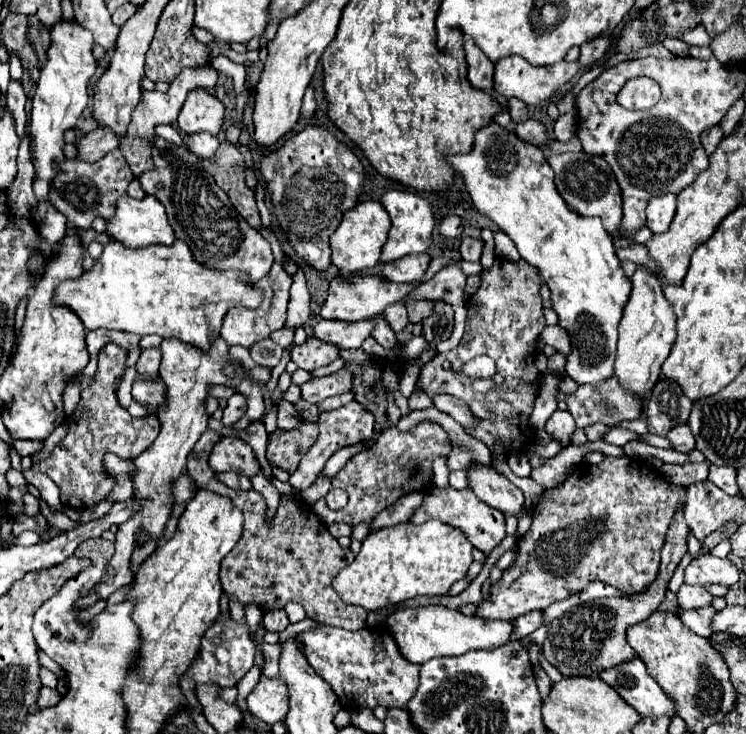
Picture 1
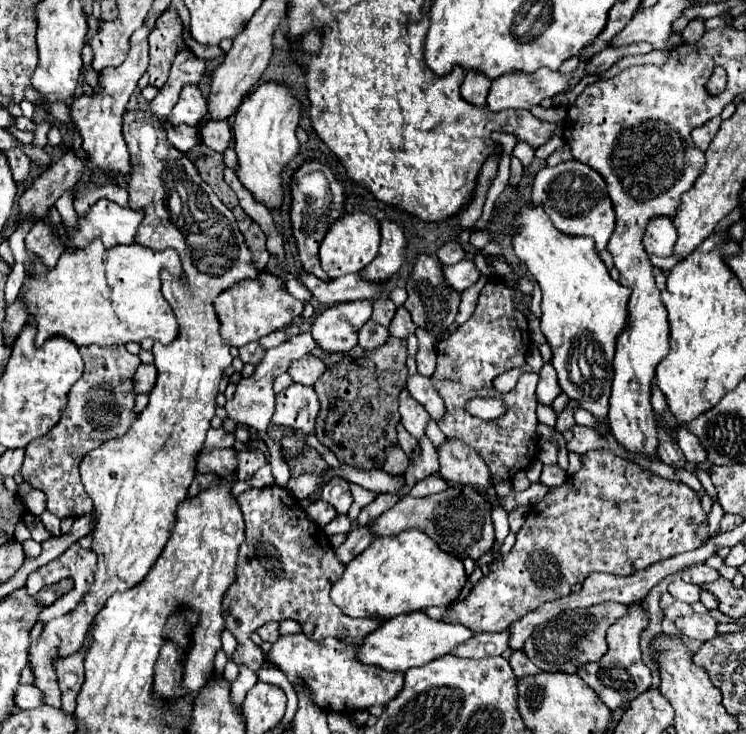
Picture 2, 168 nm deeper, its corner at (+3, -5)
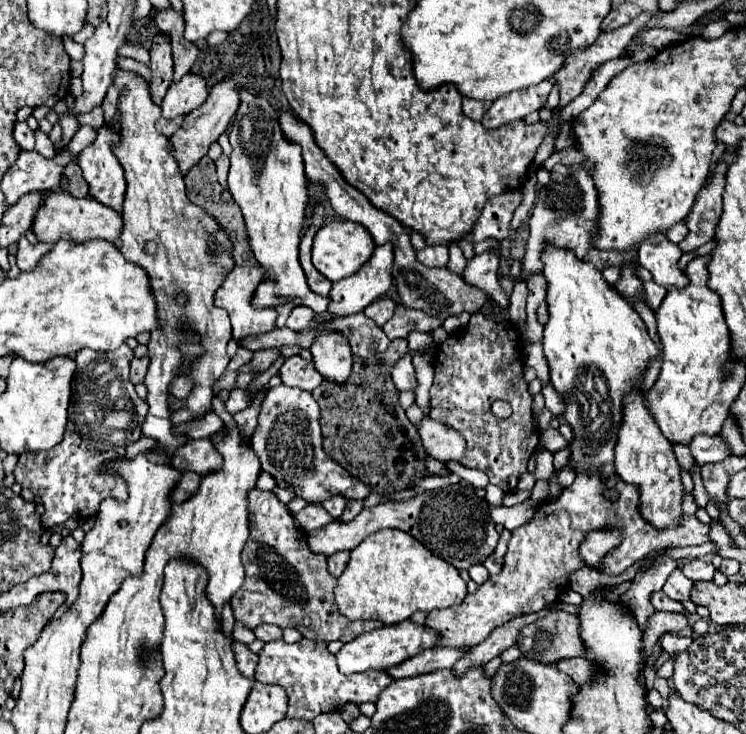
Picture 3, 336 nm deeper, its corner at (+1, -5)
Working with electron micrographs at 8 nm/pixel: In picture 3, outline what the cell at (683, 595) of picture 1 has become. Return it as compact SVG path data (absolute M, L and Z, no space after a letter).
M676 568L676 570L668 576L662 592L664 592L666 596L670 596L672 600L686 602L686 600L690 598L690 588L692 588L692 580L688 580L688 578L682 574L682 570Z

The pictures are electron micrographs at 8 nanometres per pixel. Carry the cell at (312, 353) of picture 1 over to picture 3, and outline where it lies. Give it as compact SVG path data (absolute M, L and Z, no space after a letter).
M300 356L286 358L286 362L280 368L280 378L282 378L282 384L292 386L292 388L302 388L306 392L312 392L322 382L314 366Z

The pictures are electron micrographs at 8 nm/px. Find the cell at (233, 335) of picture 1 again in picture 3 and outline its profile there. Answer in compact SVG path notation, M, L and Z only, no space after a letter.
M234 266L234 270L226 276L222 286L214 294L214 304L224 308L230 316L232 332L234 332L236 340L240 340L244 336L250 336L250 334L264 334L264 332L274 330L276 310L274 308L256 310L256 308L250 306L250 298L254 296L254 288L258 288L260 282L262 282L262 270L258 266Z

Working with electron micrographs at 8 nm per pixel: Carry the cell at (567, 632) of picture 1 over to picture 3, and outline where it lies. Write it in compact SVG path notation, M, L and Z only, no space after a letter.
M552 612L522 628L516 646L526 658L542 664L554 664L560 658L584 654L584 646L578 636L578 618L576 614L566 612Z

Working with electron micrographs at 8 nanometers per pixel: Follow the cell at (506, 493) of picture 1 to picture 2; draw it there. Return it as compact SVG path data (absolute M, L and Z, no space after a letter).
M448 440L440 452L440 476L456 482L460 486L470 486L486 494L488 488L492 488L492 476L484 460L472 450L472 446L458 442L458 440Z

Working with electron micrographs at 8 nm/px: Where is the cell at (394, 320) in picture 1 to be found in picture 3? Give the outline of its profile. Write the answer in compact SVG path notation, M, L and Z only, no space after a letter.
M378 298L376 302L372 302L372 304L364 310L364 314L366 314L368 318L372 318L378 326L382 326L384 322L388 322L388 318L392 318L394 310L396 310L394 300L390 300L390 298Z

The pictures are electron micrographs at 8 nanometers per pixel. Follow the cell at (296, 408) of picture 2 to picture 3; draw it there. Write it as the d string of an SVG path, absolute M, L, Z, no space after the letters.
M284 384L270 388L258 414L258 426L252 434L252 448L260 458L262 470L274 476L276 486L292 490L308 504L322 504L326 498L336 494L342 494L348 500L366 498L370 488L358 478L352 478L322 450L318 418L320 406L310 392Z

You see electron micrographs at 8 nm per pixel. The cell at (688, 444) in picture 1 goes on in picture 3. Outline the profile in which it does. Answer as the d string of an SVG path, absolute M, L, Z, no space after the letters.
M696 436L690 442L690 450L700 466L710 462L722 462L726 456L730 456L730 446L722 436Z

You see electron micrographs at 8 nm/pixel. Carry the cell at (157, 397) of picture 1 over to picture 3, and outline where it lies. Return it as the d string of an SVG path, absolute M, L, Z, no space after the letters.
M144 356L144 358L132 358L132 362L130 362L130 380L132 380L134 384L144 382L148 364L150 364L150 362L148 362L146 356Z

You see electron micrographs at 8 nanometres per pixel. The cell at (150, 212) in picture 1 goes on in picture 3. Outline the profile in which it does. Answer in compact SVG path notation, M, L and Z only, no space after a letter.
M60 190L42 192L42 206L36 210L30 230L40 242L48 244L56 244L62 236L70 236L76 242L86 242L92 238L114 242L122 234L122 214L114 214L112 208L98 204L94 198L74 198Z

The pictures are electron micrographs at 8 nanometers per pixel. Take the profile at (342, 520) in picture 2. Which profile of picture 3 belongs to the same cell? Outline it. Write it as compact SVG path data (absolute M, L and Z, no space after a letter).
M350 500L348 504L346 504L346 510L342 512L342 516L340 516L340 520L352 520L360 510L364 508L364 500Z

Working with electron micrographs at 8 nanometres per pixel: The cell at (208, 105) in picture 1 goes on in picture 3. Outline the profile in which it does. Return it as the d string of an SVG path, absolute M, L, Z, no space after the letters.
M190 72L182 76L180 82L172 82L160 108L164 118L176 118L176 116L186 116L192 110L200 108L204 100L208 98L208 88L202 76Z

